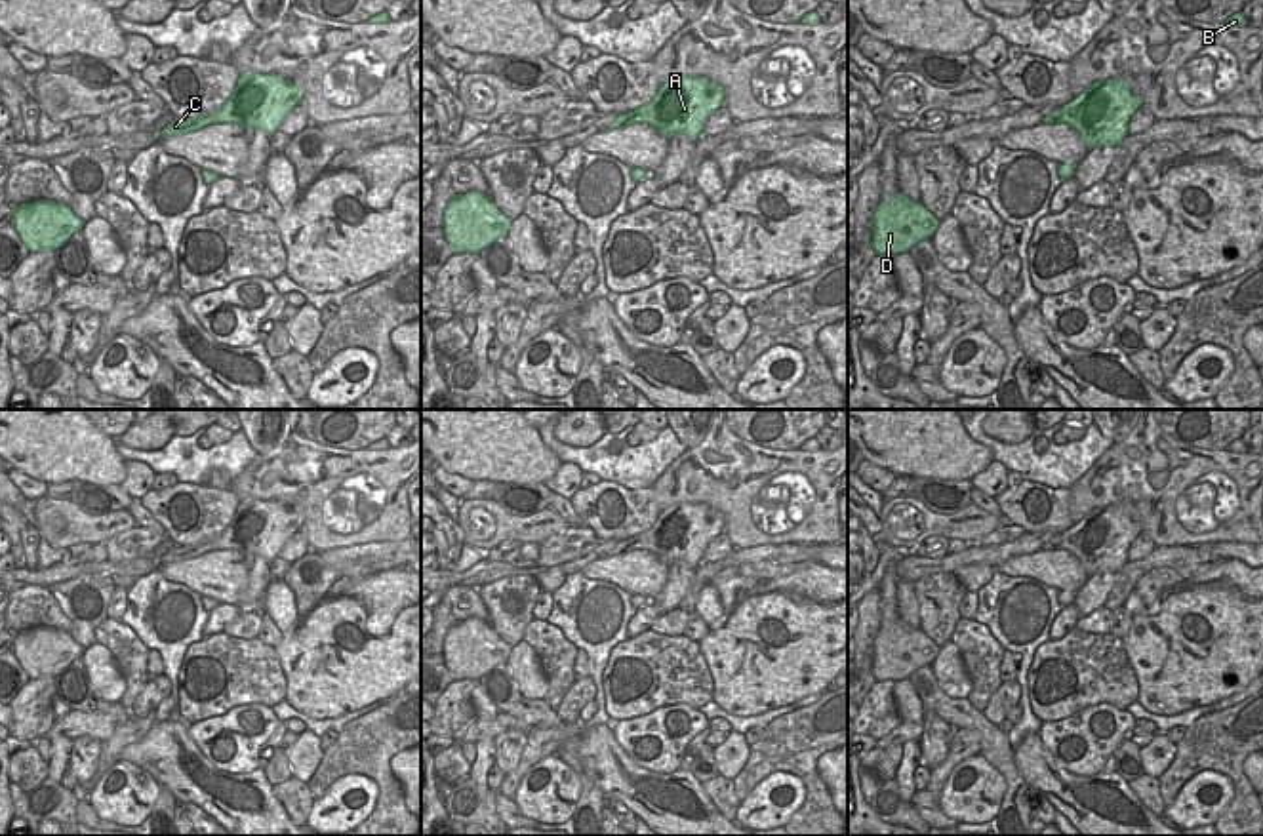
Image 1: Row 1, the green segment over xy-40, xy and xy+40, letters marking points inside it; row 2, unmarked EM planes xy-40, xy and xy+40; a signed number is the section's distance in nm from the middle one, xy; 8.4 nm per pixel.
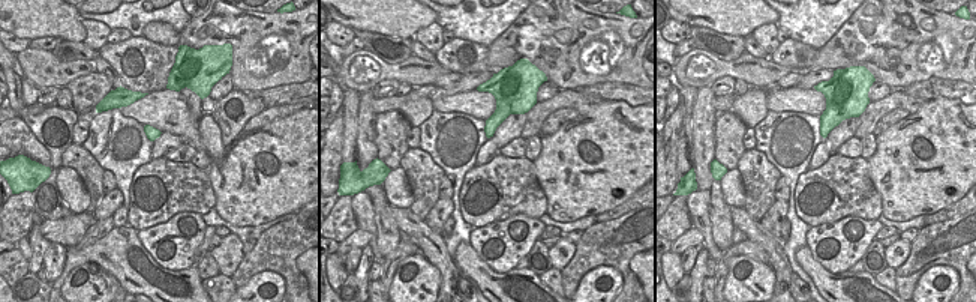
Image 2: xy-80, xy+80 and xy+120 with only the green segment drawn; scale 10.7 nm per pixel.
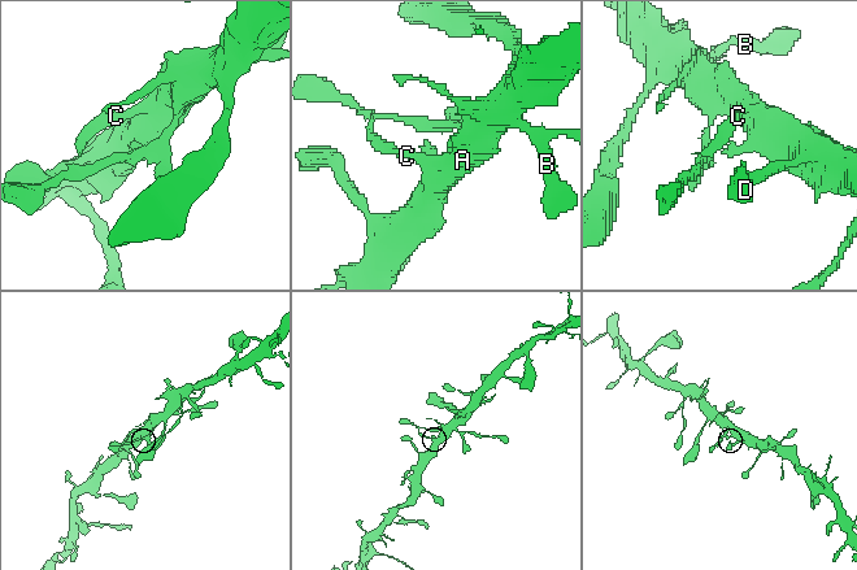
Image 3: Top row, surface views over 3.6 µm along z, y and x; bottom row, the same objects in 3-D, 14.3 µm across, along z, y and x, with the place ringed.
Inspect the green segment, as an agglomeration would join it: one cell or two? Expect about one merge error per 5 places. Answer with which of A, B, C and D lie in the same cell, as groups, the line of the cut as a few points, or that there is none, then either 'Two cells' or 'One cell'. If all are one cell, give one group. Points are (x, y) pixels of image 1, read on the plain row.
Groups: A B C D. No split. One cell.

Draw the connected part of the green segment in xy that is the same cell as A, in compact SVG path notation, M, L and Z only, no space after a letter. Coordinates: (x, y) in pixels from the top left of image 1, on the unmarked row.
M674 503L659 512L655 524L619 541L604 558L632 550L650 550L667 566L688 562L693 569L703 564L707 545L724 531L724 516L705 503Z

